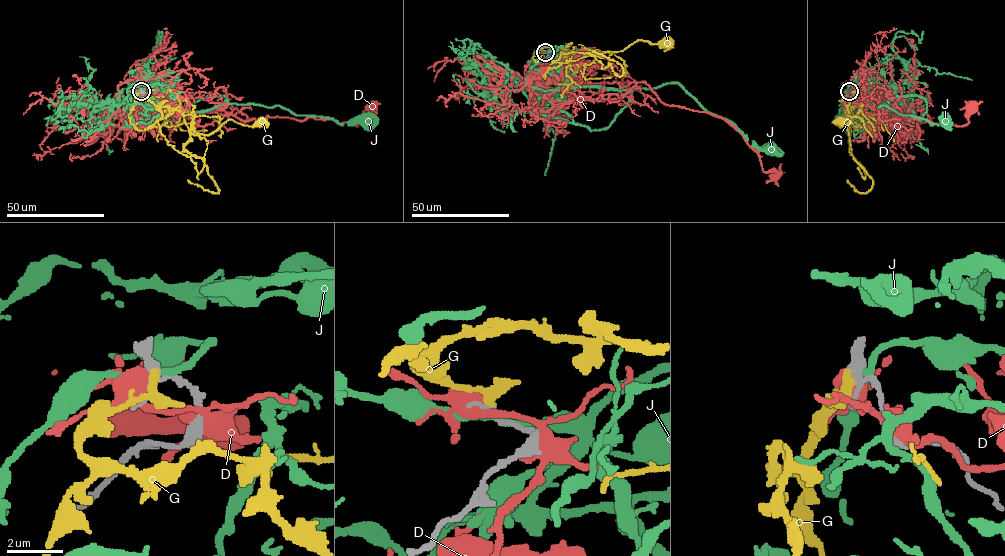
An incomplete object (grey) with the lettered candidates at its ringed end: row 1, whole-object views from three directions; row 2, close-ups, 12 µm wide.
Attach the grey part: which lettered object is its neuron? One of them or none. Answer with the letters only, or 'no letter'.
G

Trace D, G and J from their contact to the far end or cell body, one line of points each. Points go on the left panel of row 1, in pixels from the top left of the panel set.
D: (141, 91), (163, 93), (168, 84), (243, 120), (356, 126), (371, 107)
G: (141, 91), (137, 97), (180, 110), (188, 129), (200, 133), (214, 132), (231, 119), (248, 126), (260, 122)
J: (141, 91), (138, 83), (153, 83), (166, 110), (258, 104), (344, 124), (366, 122)

